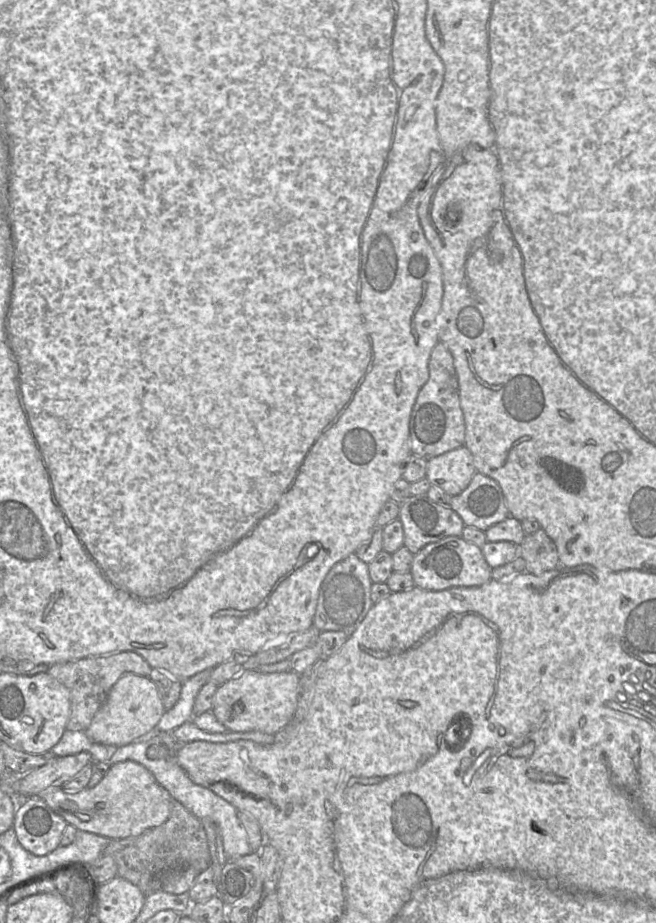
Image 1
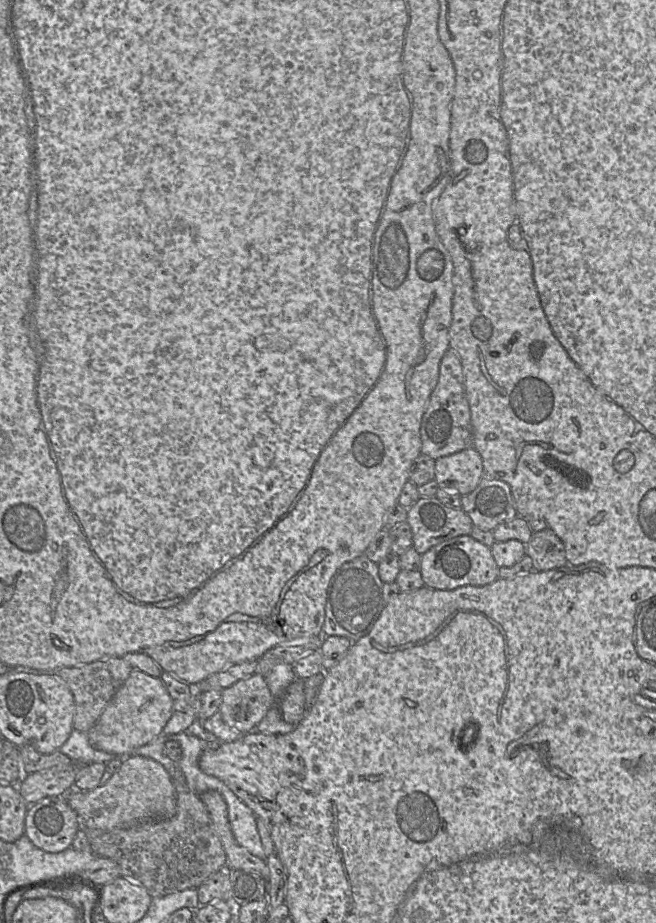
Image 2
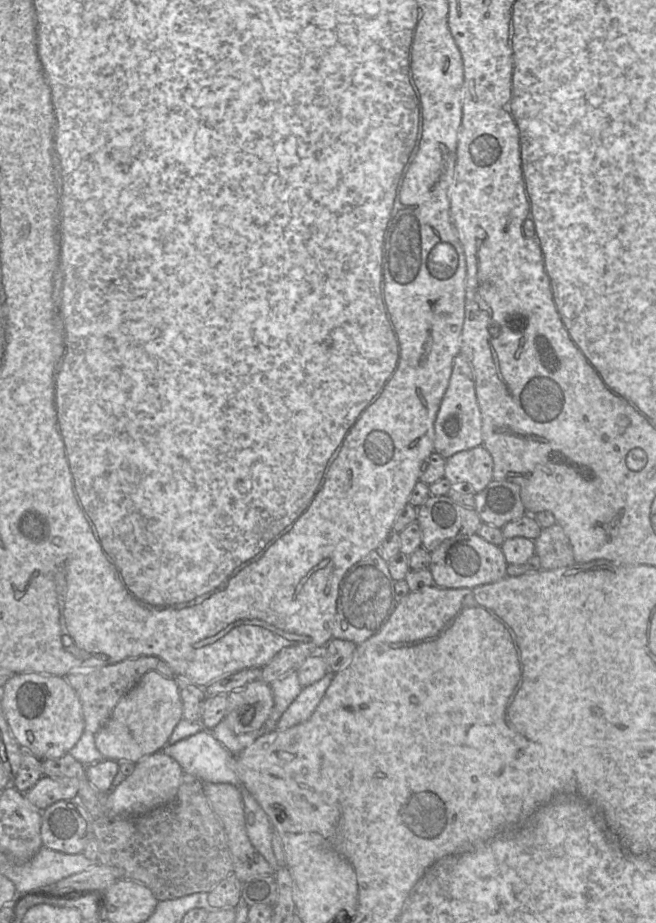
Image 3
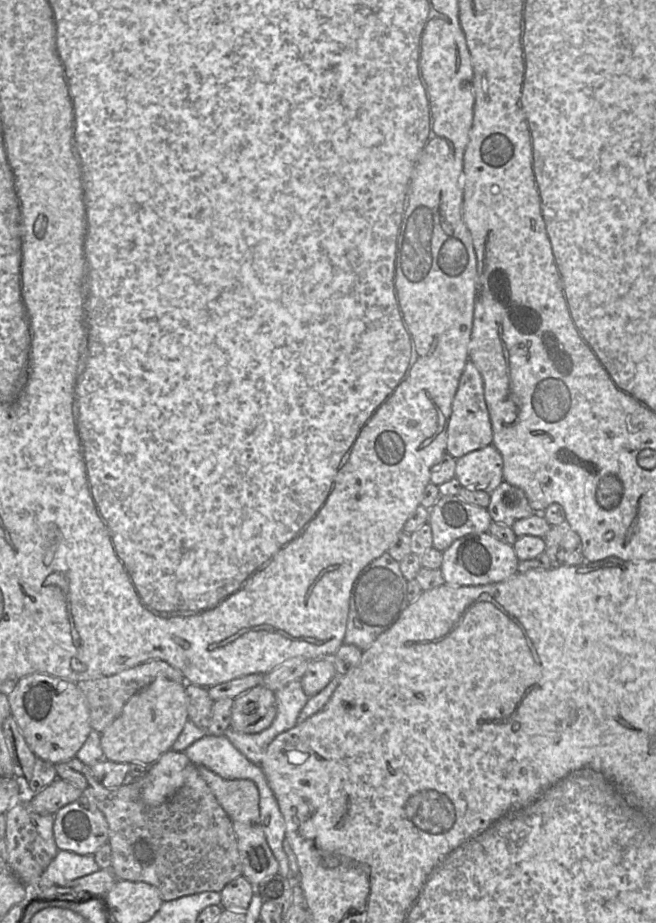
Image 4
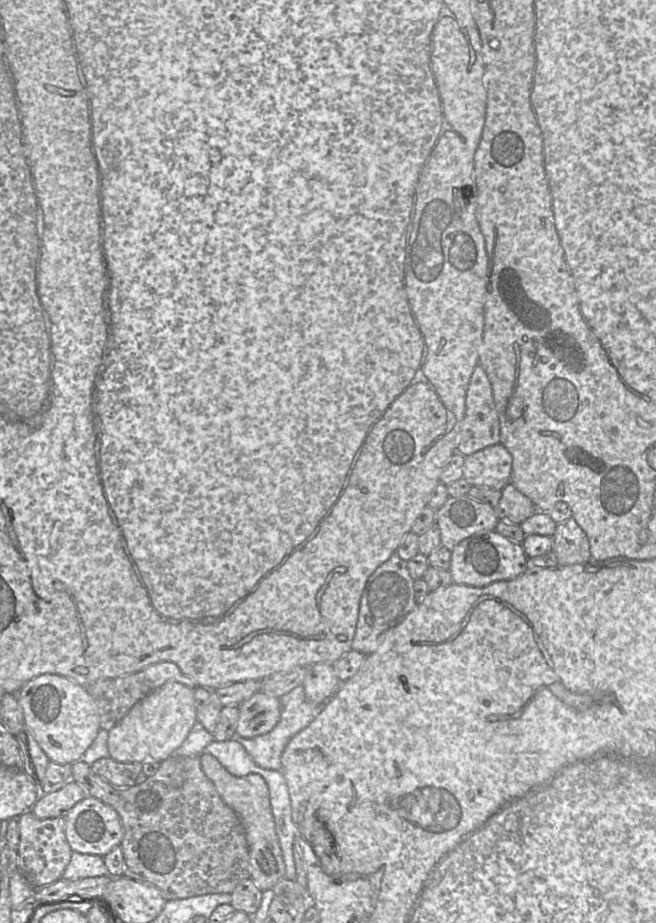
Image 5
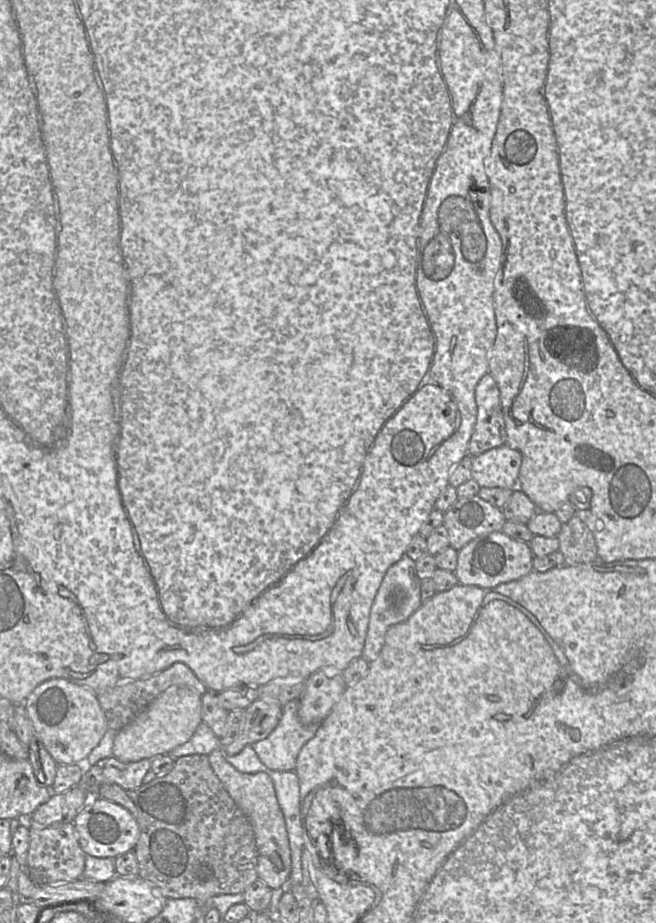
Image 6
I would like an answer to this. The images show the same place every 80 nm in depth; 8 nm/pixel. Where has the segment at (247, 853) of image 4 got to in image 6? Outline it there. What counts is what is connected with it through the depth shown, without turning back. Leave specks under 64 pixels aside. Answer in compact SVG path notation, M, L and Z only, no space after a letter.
M222 751L208 755L210 765L236 805L252 824L257 846L257 873L271 889L286 886L291 873L291 849L283 812L278 803L275 787L270 776L263 772L243 773L227 762Z

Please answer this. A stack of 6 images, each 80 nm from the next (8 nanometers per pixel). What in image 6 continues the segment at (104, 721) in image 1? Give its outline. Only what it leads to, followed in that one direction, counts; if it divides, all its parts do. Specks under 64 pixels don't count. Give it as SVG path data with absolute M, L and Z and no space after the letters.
M172 686L163 691L129 724L117 731L112 756L123 762L137 762L167 755L186 743L202 723L201 696L186 686Z

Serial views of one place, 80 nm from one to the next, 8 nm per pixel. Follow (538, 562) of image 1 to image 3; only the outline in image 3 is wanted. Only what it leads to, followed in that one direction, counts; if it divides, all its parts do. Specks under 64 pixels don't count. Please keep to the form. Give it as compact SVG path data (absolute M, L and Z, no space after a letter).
M559 524L542 529L534 543L541 570L554 570L575 564L570 540Z

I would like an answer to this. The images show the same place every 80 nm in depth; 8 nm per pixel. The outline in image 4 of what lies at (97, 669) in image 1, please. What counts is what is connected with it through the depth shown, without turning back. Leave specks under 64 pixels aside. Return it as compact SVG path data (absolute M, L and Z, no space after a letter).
M161 659L146 661L112 675L77 682L88 702L92 730L103 732L119 716L127 701L157 677L186 682L178 669Z

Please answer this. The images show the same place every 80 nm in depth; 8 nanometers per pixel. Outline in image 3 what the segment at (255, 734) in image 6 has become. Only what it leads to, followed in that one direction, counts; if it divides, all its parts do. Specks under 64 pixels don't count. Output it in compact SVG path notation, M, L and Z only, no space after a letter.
M259 679L228 694L224 720L237 734L260 731L271 715L273 706L270 685Z

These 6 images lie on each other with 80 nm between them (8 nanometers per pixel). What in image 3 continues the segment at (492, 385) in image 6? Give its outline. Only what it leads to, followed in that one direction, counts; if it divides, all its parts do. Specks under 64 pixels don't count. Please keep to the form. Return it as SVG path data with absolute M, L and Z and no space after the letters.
M458 354L454 358L449 384L434 422L434 452L447 459L457 452L482 445L482 416L473 371L466 358Z

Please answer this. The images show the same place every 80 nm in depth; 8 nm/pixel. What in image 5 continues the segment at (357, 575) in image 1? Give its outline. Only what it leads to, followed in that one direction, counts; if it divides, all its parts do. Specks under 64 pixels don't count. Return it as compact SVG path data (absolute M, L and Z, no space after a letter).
M396 553L379 565L367 580L360 598L359 614L351 648L369 655L379 642L380 636L398 624L417 604L414 598L414 579L407 562Z

